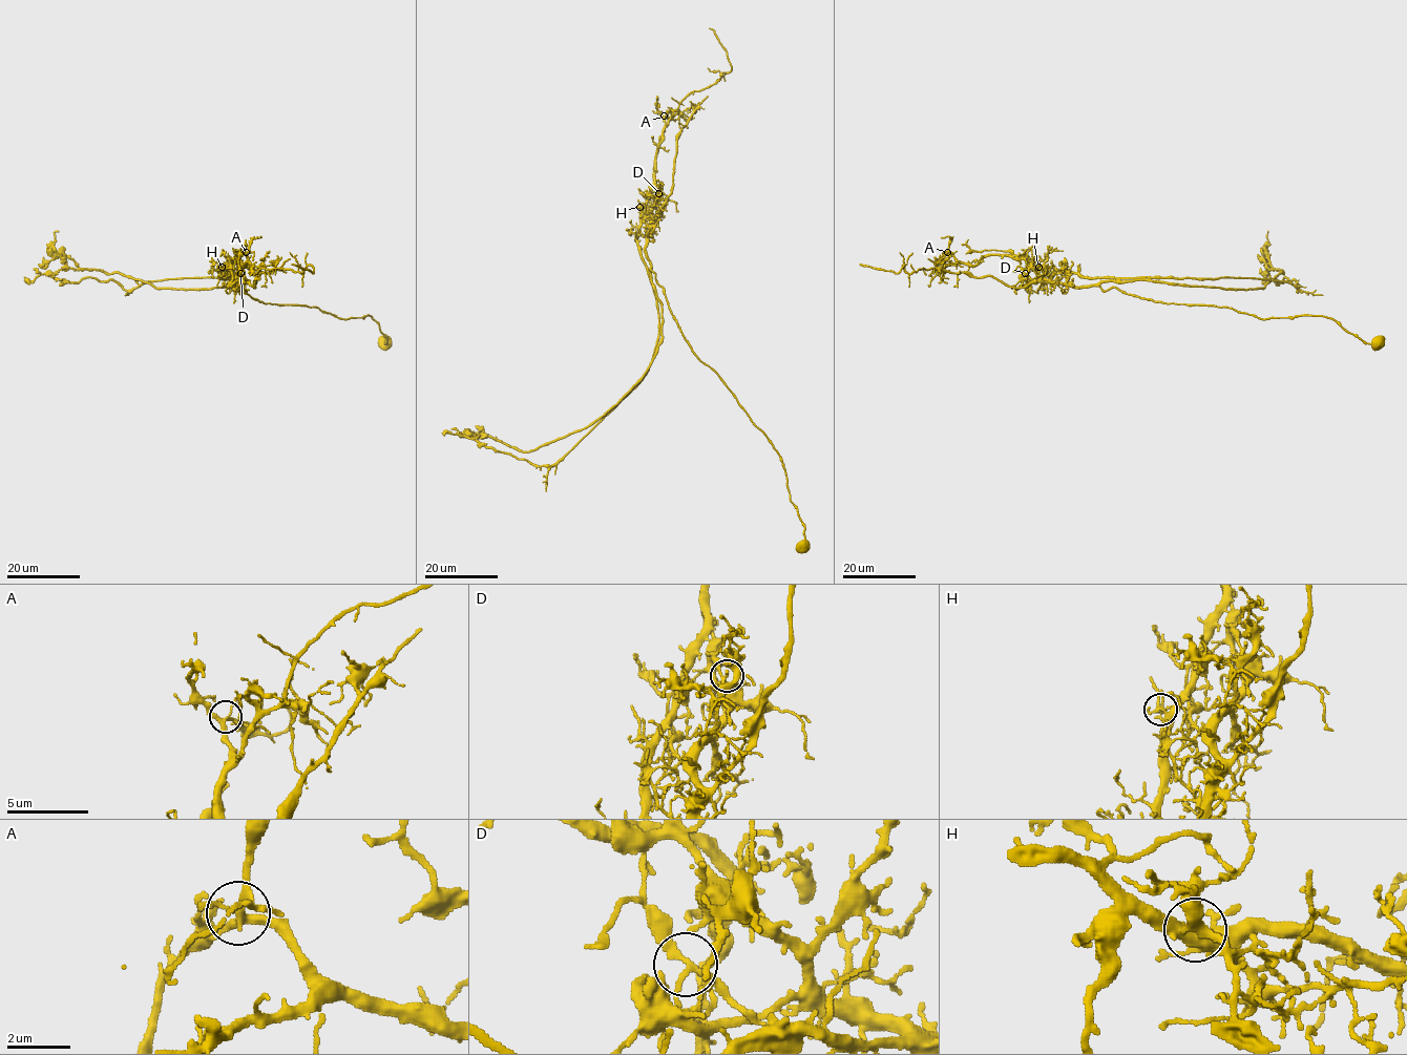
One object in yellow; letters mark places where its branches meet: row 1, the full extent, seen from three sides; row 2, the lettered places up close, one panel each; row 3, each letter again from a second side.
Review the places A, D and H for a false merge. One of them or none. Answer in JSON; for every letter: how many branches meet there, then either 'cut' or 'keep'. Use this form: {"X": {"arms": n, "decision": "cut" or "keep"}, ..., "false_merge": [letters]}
{"A": {"arms": 5, "decision": "keep"}, "D": {"arms": 4, "decision": "keep"}, "H": {"arms": 5, "decision": "cut"}, "false_merge": ["H"]}

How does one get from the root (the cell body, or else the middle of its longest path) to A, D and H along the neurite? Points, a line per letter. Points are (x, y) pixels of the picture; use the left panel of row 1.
A: (385, 343), (370, 315), (339, 319), (227, 286), (246, 252)
D: (385, 343), (370, 315), (339, 319), (317, 307), (265, 303), (239, 287), (227, 286), (240, 273)
H: (385, 343), (370, 315), (339, 319), (317, 307), (265, 303), (239, 287), (227, 286), (232, 279), (222, 267)

